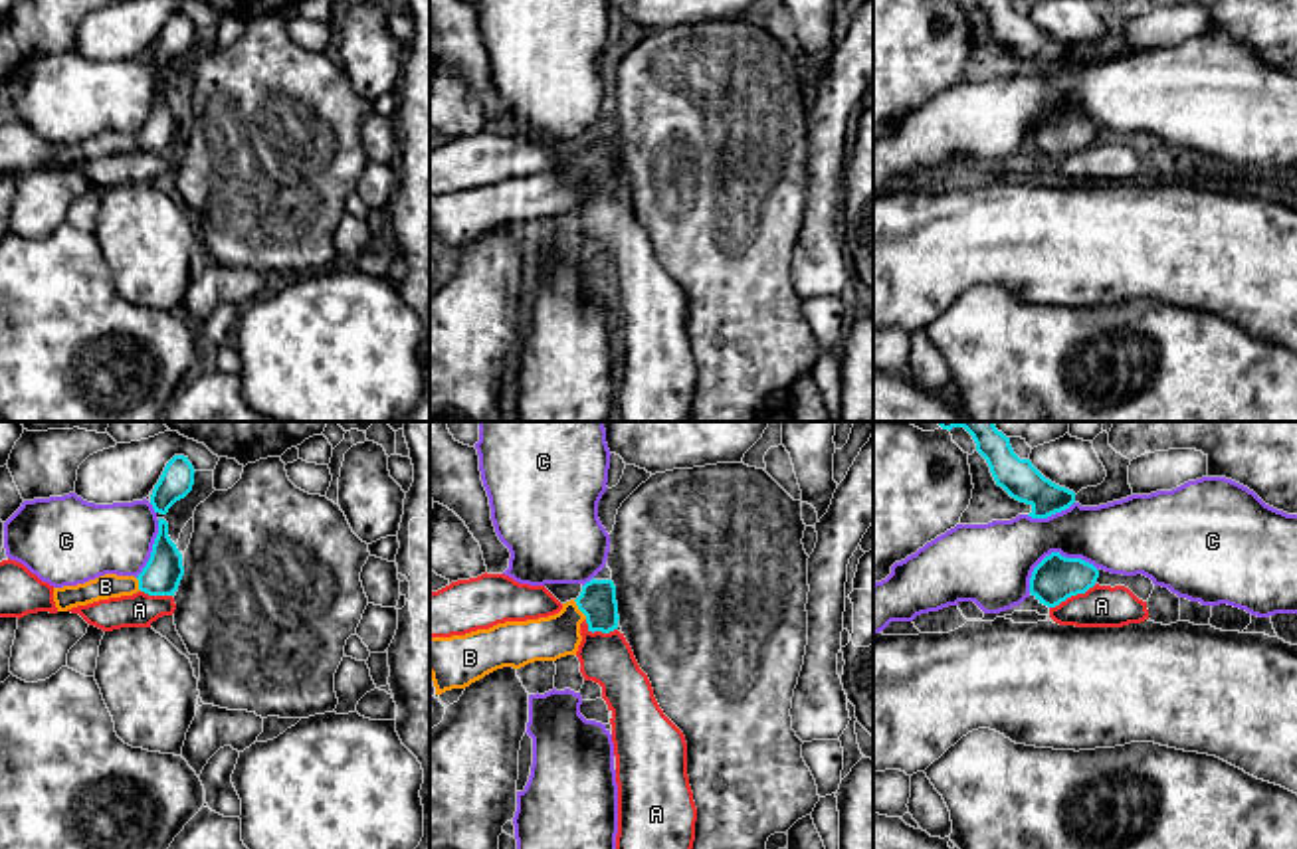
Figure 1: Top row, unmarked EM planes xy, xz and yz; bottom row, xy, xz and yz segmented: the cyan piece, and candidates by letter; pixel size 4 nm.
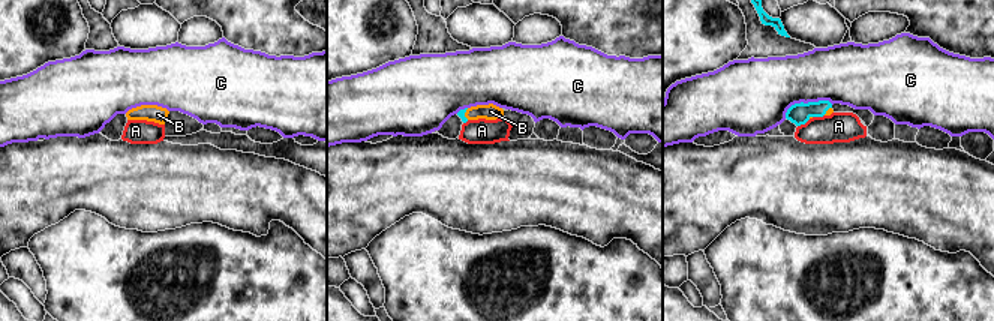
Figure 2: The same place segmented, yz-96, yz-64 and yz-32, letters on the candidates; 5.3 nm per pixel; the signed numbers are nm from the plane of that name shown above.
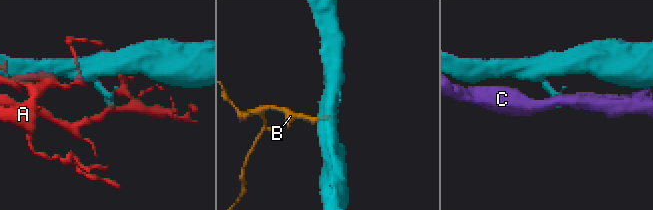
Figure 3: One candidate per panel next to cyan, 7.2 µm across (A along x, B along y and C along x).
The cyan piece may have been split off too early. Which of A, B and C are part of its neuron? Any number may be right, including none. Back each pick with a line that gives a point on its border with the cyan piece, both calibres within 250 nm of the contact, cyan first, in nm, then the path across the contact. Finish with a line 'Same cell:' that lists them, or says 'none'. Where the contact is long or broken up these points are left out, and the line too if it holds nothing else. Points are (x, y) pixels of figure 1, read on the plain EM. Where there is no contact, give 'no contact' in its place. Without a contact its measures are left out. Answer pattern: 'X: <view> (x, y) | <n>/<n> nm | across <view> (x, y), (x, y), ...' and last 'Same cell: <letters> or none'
B: xz (579, 165) | 150/180 nm | across xz (597, 157), (579, 165), (557, 192)
Same cell: B

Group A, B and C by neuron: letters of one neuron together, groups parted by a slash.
A / B / C

